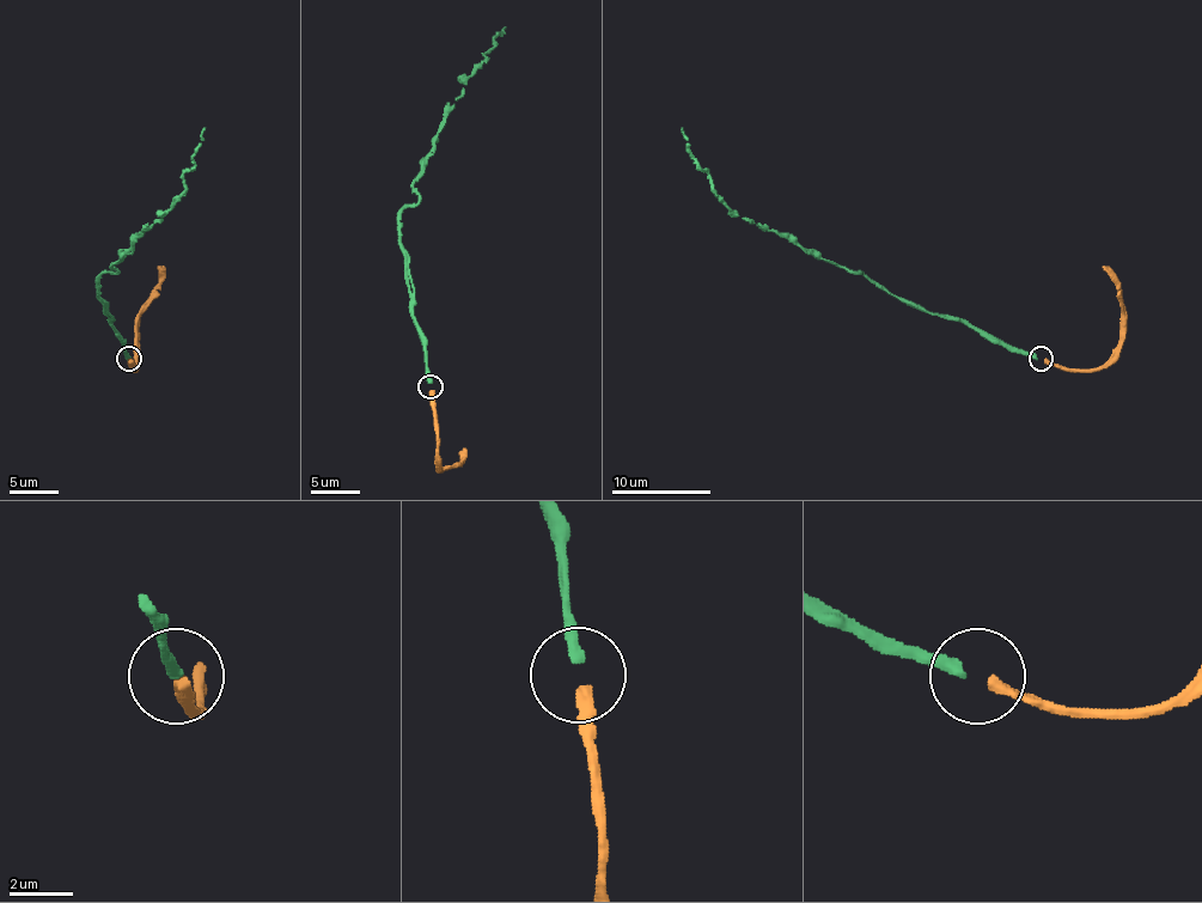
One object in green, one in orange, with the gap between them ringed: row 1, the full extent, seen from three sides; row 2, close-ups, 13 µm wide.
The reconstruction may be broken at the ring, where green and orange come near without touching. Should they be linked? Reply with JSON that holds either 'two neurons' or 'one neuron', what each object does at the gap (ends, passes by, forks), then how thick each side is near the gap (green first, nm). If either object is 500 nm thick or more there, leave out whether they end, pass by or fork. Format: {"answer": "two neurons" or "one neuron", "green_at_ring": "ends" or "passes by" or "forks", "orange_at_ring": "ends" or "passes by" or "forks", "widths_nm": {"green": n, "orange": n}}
{"answer": "one neuron", "green_at_ring": "ends", "orange_at_ring": "ends", "widths_nm": {"green": 380, "orange": 360}}

